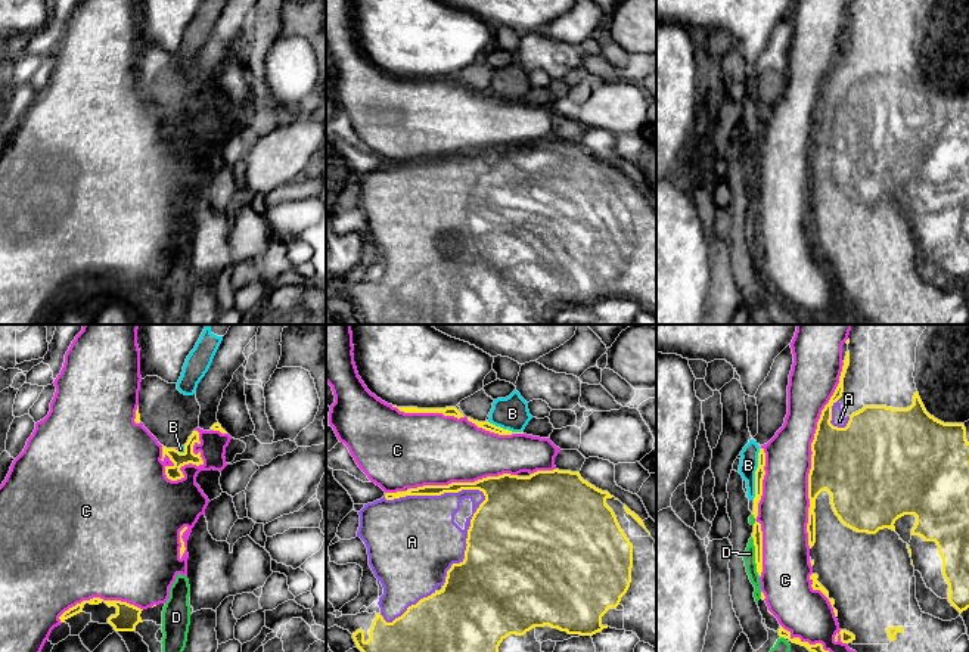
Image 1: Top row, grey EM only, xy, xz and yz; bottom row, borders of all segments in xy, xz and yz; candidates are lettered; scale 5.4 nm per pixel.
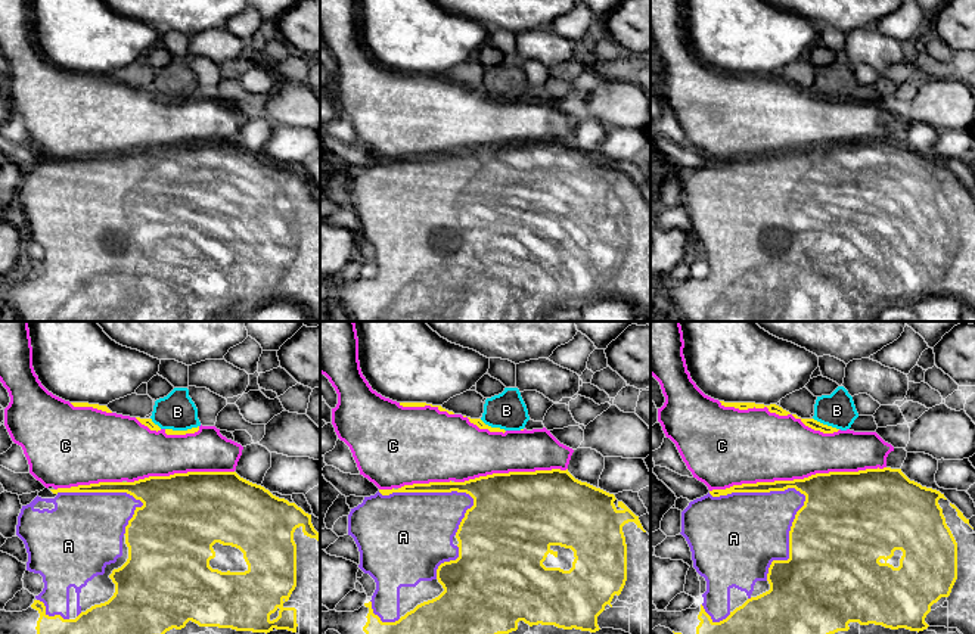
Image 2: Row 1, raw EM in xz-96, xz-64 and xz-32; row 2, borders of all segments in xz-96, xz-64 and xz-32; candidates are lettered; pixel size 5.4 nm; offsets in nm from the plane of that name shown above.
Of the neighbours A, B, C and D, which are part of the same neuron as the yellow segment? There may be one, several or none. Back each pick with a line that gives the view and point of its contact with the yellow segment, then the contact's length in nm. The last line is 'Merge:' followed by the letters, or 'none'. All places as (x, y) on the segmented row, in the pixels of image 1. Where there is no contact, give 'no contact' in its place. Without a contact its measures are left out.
A: xz (483, 491) | 600 nm
Merge: A

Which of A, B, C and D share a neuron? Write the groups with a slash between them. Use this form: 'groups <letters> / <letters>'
groups A / B D / C

